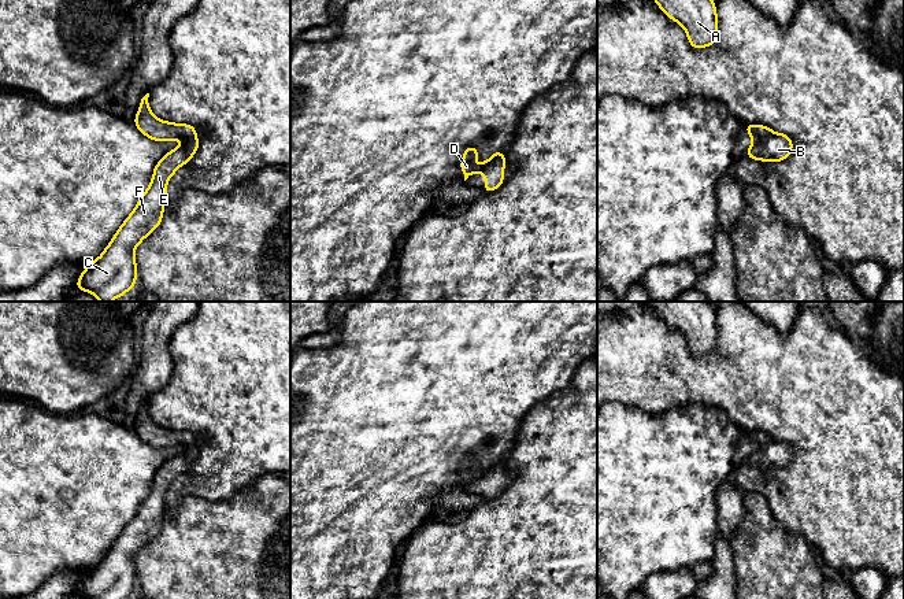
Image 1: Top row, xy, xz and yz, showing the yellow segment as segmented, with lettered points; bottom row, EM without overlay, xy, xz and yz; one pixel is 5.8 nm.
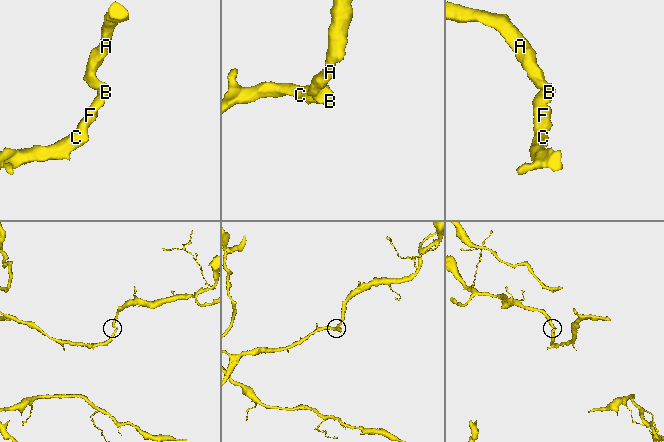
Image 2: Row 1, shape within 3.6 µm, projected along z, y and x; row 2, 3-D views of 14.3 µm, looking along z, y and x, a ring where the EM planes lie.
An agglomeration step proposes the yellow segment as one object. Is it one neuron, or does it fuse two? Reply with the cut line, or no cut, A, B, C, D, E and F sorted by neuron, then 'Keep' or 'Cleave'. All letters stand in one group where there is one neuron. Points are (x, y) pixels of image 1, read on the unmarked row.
No split. Groups: A B C D E F. Keep

